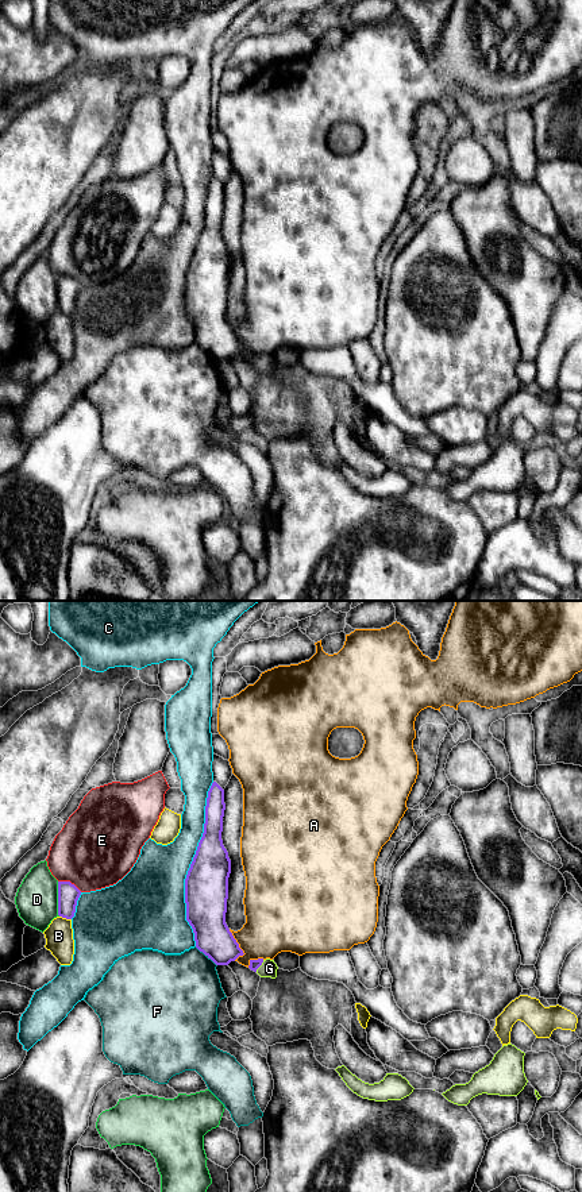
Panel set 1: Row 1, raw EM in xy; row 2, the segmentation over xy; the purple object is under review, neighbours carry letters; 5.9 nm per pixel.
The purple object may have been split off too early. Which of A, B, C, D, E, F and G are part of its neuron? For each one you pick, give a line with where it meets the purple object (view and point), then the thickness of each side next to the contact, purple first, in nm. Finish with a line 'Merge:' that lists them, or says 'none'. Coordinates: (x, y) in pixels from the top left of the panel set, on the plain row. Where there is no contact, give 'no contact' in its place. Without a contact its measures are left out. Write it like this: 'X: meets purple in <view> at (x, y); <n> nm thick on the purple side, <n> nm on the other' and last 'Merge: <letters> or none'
G: meets purple in xy at (261, 359); 60 nm thick on the purple side, 100 nm on the other
Merge: G

